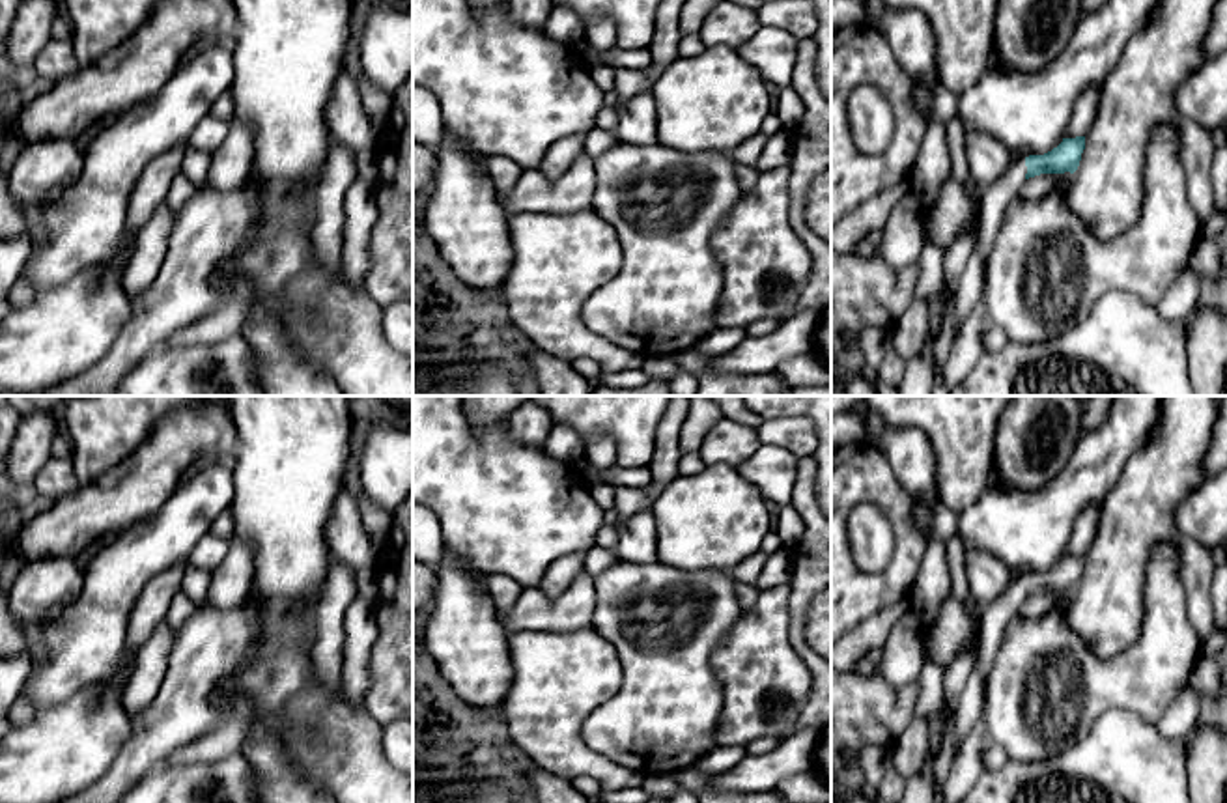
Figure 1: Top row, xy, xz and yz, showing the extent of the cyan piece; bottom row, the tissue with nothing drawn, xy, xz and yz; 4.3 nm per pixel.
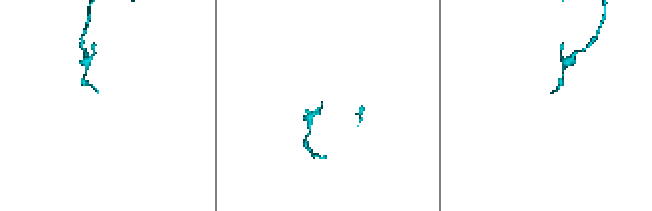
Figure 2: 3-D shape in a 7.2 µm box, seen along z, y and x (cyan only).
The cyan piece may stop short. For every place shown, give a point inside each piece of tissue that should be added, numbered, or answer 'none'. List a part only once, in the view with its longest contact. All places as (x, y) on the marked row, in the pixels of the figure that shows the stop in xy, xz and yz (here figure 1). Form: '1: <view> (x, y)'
1: yz (994, 200)

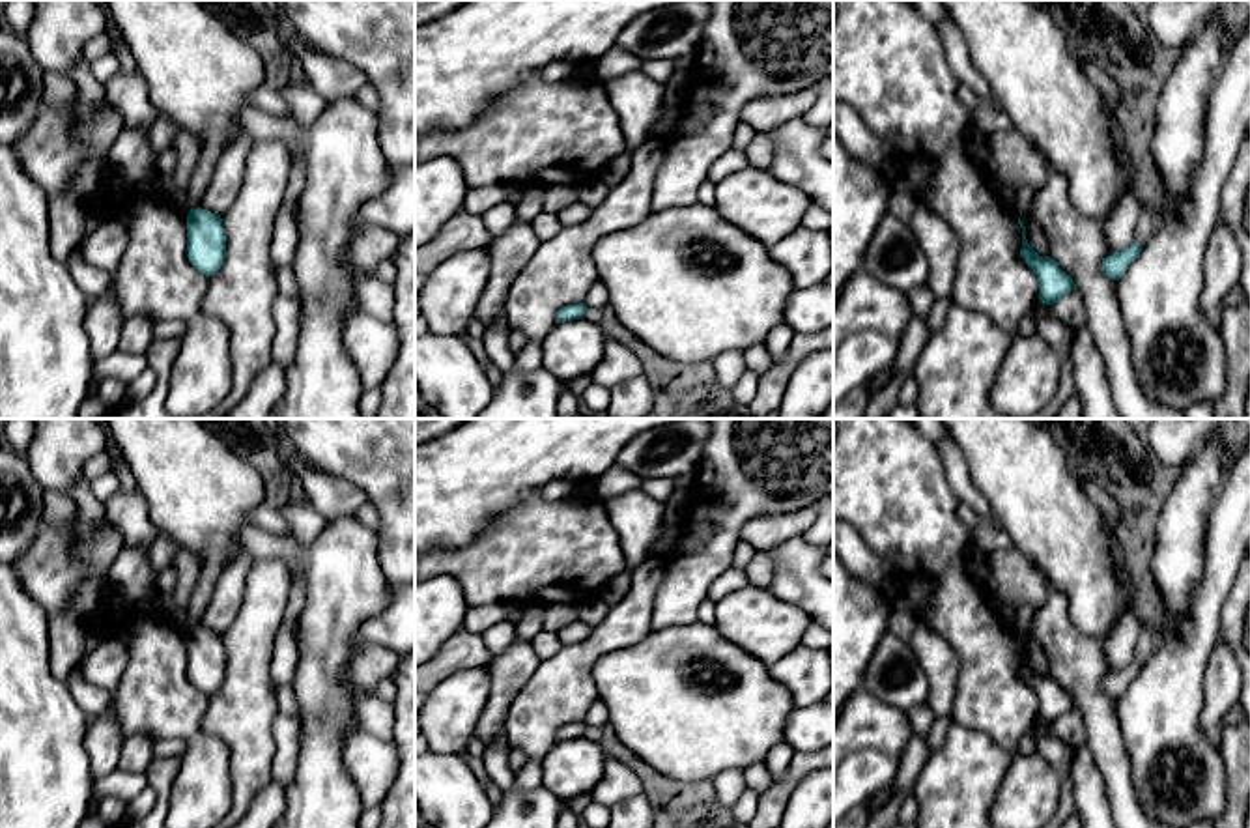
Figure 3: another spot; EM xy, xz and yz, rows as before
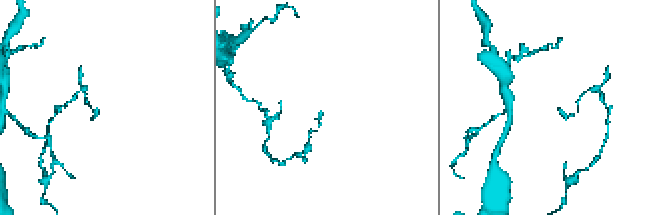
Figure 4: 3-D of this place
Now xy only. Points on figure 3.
none

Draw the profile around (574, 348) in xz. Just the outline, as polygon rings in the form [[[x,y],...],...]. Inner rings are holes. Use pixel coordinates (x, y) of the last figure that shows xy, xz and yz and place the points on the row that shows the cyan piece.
[[[587,318],[557,323],[542,342],[542,366],[562,385],[590,376],[604,355],[607,335]]]

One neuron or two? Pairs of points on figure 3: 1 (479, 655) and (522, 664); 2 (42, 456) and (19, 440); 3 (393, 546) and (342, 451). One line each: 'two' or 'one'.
1: two
2: two
3: one

